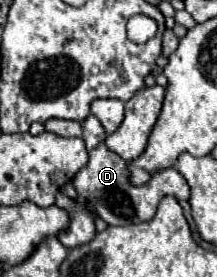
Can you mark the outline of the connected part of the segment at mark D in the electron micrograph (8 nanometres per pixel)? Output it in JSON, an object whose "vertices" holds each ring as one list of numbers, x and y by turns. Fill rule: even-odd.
{"vertices":[[105,143,89,151,89,161,83,169,77,171,77,175,73,177,73,185,77,189,77,195,85,199,87,205,93,207,95,215,99,215,107,225,129,225,149,221,155,215,157,205,163,197,167,195,173,195,175,199,189,197,189,185,185,177,173,167,155,173,145,185,139,187,131,185,129,163,125,163,125,159,121,159,117,153,109,151]]}

